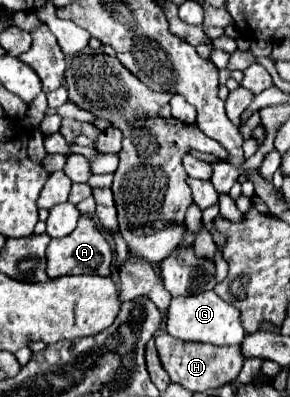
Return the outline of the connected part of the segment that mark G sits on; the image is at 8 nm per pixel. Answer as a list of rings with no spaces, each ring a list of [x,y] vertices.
[[[214,290],[172,298],[166,316],[168,316],[168,320],[166,320],[168,334],[172,334],[178,340],[208,342],[214,346],[230,346],[230,344],[242,344],[242,340],[246,336],[238,308],[234,308],[232,304],[218,298],[214,294]]]

